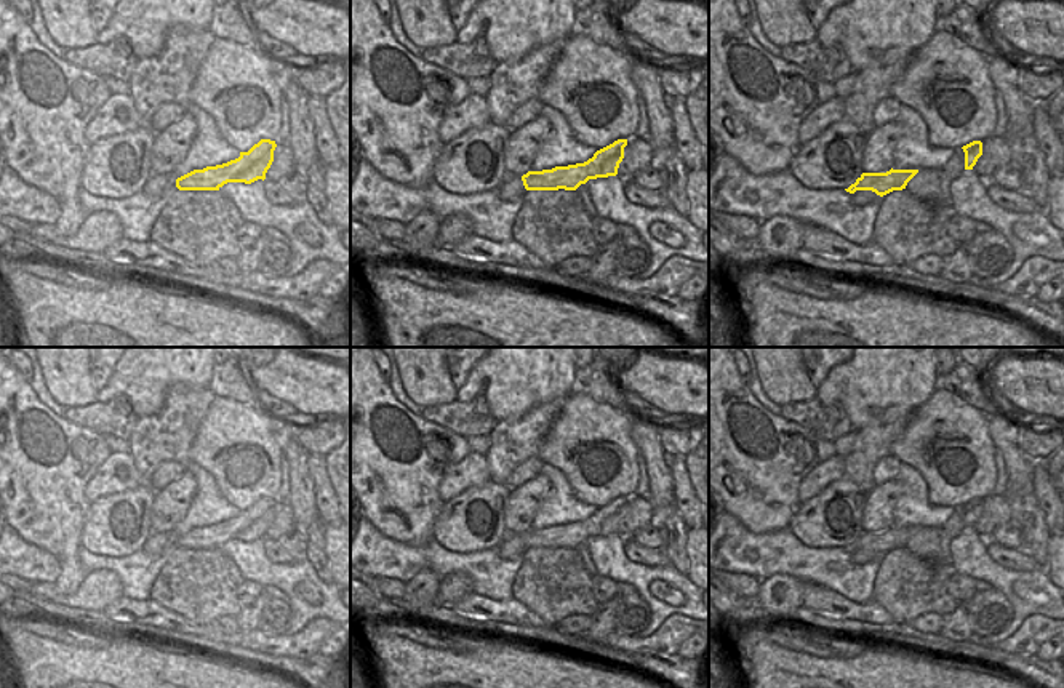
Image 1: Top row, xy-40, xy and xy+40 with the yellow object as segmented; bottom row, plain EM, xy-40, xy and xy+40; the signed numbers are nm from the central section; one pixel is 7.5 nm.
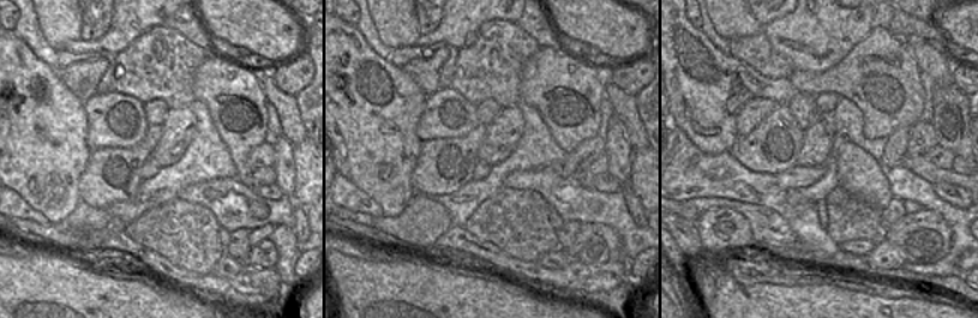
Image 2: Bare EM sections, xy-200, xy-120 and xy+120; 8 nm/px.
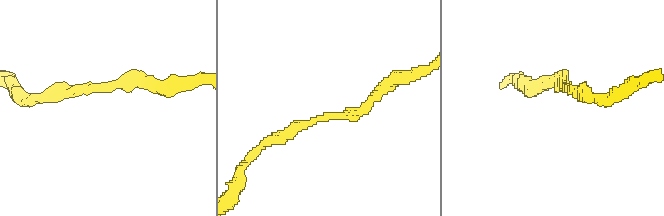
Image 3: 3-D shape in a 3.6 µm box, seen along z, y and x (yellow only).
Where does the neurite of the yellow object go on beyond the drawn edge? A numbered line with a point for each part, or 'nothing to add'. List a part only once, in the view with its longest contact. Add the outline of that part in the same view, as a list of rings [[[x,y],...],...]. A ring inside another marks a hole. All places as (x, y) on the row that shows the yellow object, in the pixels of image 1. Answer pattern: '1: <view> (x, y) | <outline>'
nothing to add

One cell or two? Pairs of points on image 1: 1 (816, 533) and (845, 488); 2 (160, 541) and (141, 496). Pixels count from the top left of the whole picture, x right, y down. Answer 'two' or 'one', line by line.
1: one
2: two

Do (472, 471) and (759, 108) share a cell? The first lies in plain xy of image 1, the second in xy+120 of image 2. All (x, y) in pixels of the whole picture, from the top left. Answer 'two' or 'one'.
one

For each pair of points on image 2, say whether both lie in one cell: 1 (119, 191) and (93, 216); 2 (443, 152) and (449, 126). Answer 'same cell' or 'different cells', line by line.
1: different cells
2: different cells

